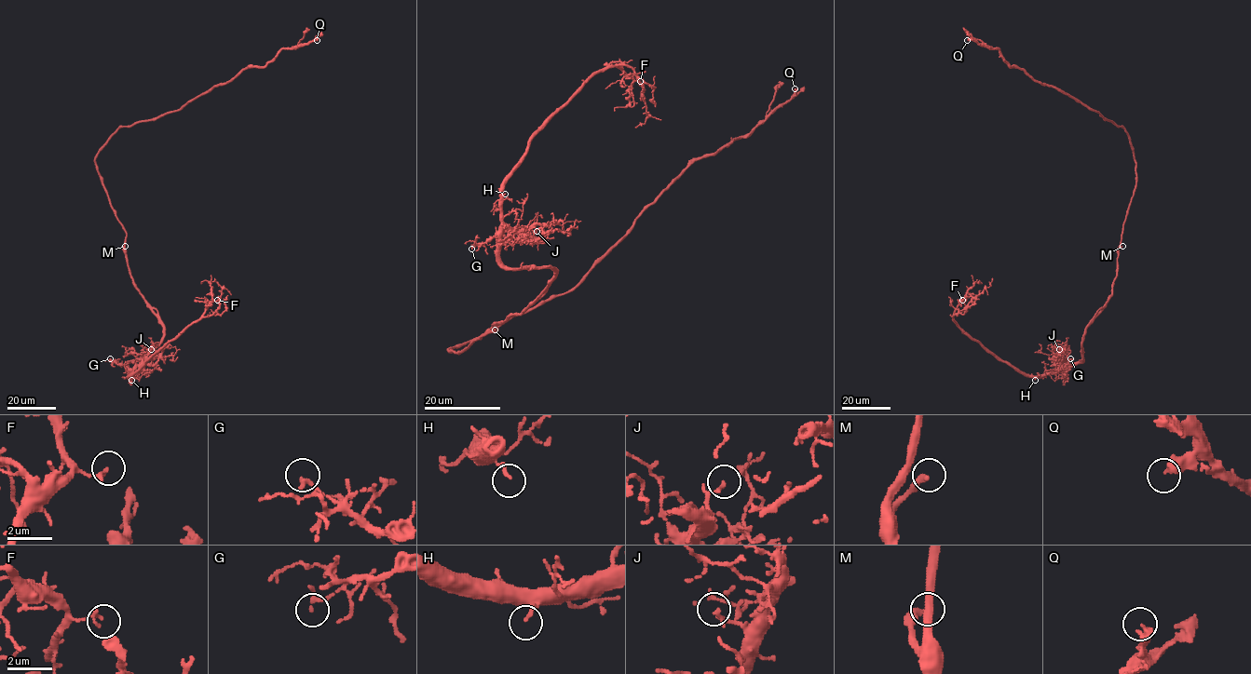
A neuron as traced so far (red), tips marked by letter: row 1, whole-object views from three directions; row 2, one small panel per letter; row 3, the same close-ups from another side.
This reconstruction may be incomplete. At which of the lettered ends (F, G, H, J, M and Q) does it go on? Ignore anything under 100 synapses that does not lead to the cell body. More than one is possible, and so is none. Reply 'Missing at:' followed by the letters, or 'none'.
Missing at: M

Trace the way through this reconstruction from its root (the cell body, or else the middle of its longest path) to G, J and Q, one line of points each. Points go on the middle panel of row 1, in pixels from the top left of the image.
G: (497, 329), (496, 323), (519, 314), (555, 272), (550, 267), (507, 267), (499, 257), (497, 235), (471, 249)
J: (497, 329), (496, 323), (519, 314), (555, 272), (507, 267), (499, 235), (504, 228), (525, 236), (537, 231)
Q: (497, 329), (461, 352), (448, 349), (569, 292), (692, 163), (747, 136), (795, 88)

